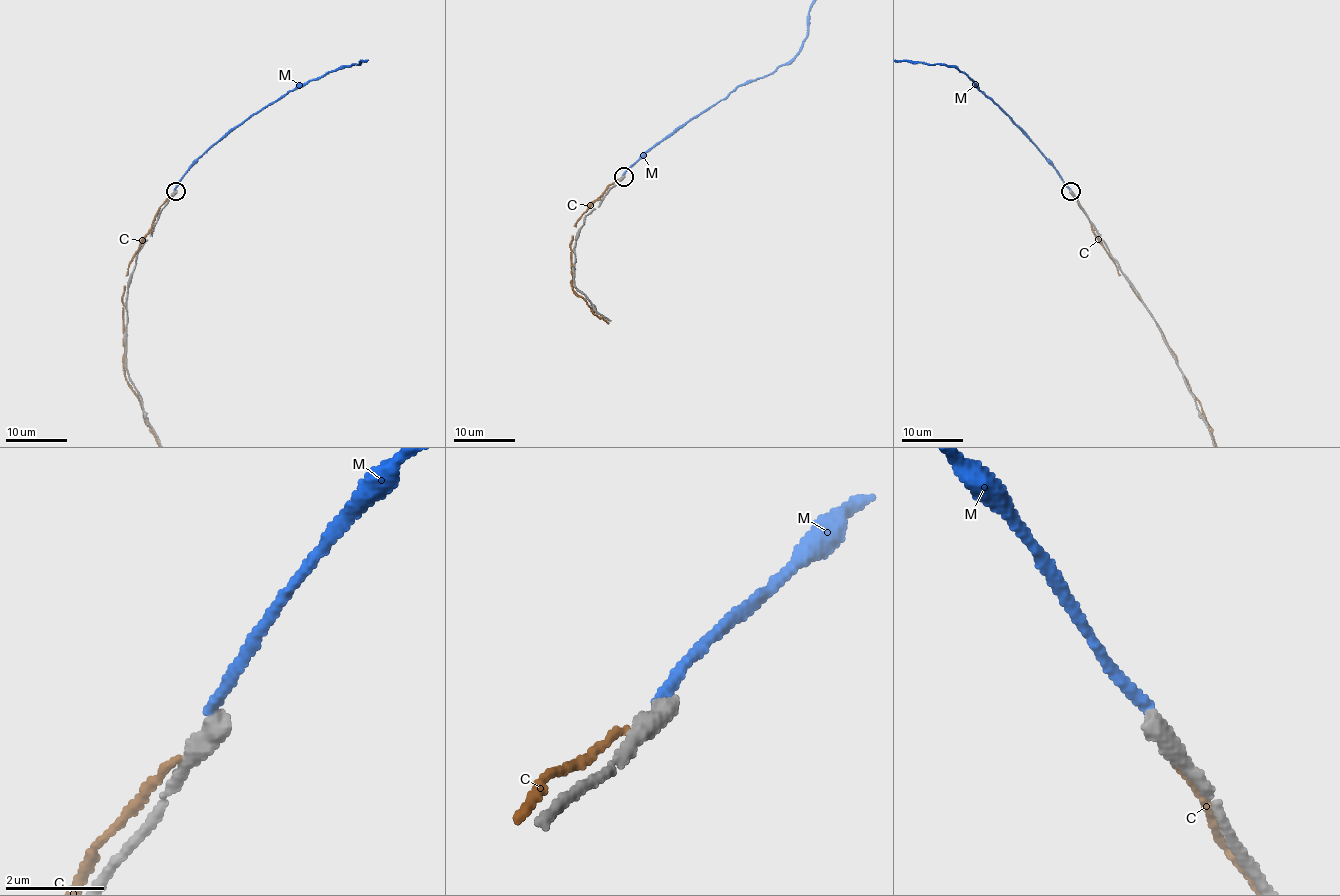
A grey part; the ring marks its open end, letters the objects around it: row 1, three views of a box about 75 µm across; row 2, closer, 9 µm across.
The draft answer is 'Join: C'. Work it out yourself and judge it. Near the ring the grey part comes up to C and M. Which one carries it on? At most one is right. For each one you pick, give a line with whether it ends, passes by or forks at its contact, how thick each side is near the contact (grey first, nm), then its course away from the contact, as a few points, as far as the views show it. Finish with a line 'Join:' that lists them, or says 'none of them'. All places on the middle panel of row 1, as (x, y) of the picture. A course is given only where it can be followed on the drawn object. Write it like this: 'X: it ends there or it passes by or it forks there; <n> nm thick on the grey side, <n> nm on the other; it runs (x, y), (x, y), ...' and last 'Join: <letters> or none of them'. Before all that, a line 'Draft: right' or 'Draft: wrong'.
Draft: wrong
Join: none of them

